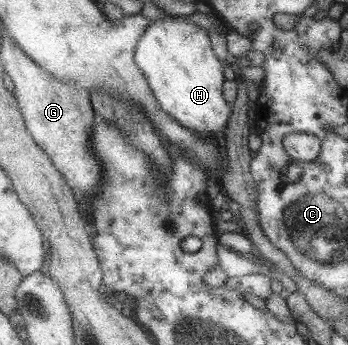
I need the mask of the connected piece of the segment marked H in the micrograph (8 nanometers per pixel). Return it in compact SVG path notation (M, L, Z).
M174 16L151 22L135 45L133 60L165 114L201 138L222 143L232 106L222 96L225 63L215 56L206 30Z

